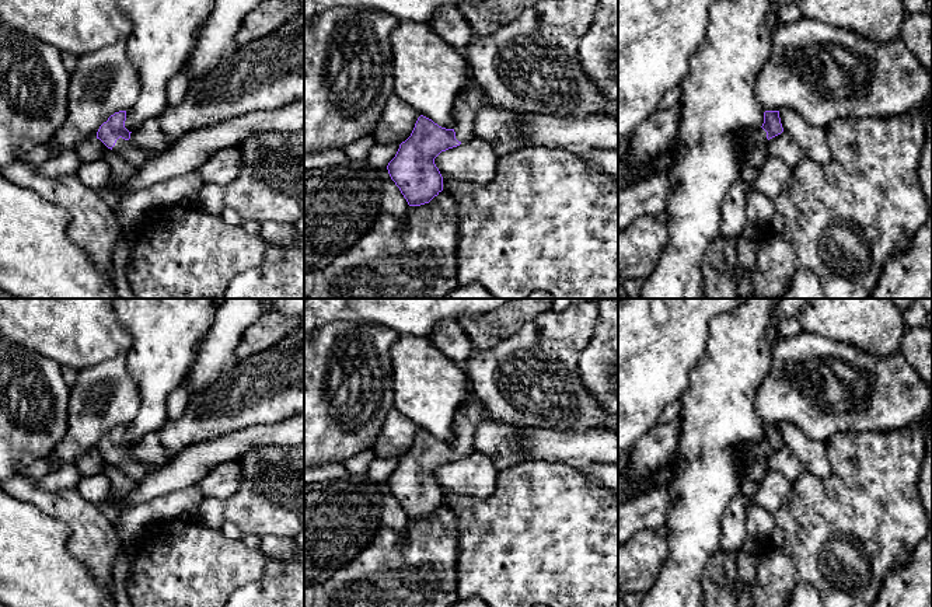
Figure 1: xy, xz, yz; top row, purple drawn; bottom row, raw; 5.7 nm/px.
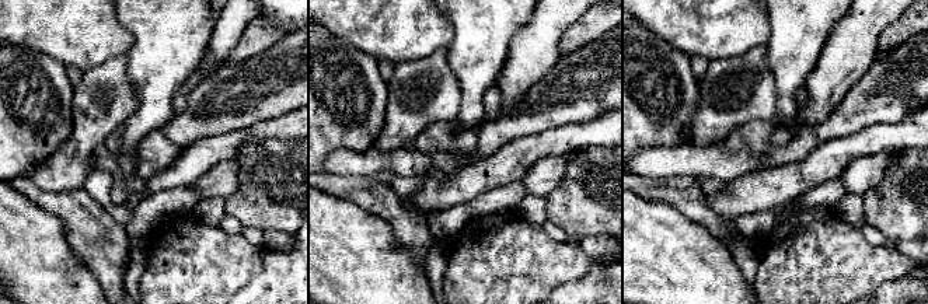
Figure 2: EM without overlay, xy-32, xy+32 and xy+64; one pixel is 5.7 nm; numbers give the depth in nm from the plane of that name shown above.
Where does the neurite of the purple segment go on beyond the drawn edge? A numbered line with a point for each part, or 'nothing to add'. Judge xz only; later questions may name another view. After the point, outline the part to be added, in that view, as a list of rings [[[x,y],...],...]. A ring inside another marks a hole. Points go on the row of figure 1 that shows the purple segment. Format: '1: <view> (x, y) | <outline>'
1: xz (473, 98) | [[[468,67],[467,81],[461,95],[457,98],[454,107],[454,125],[455,139],[461,143],[468,142],[474,137],[474,123],[479,111],[489,105],[485,91],[472,79]]]

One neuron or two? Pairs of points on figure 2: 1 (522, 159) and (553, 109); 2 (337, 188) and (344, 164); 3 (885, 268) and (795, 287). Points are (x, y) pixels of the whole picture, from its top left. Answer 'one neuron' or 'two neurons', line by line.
1: two neurons
2: two neurons
3: one neuron

